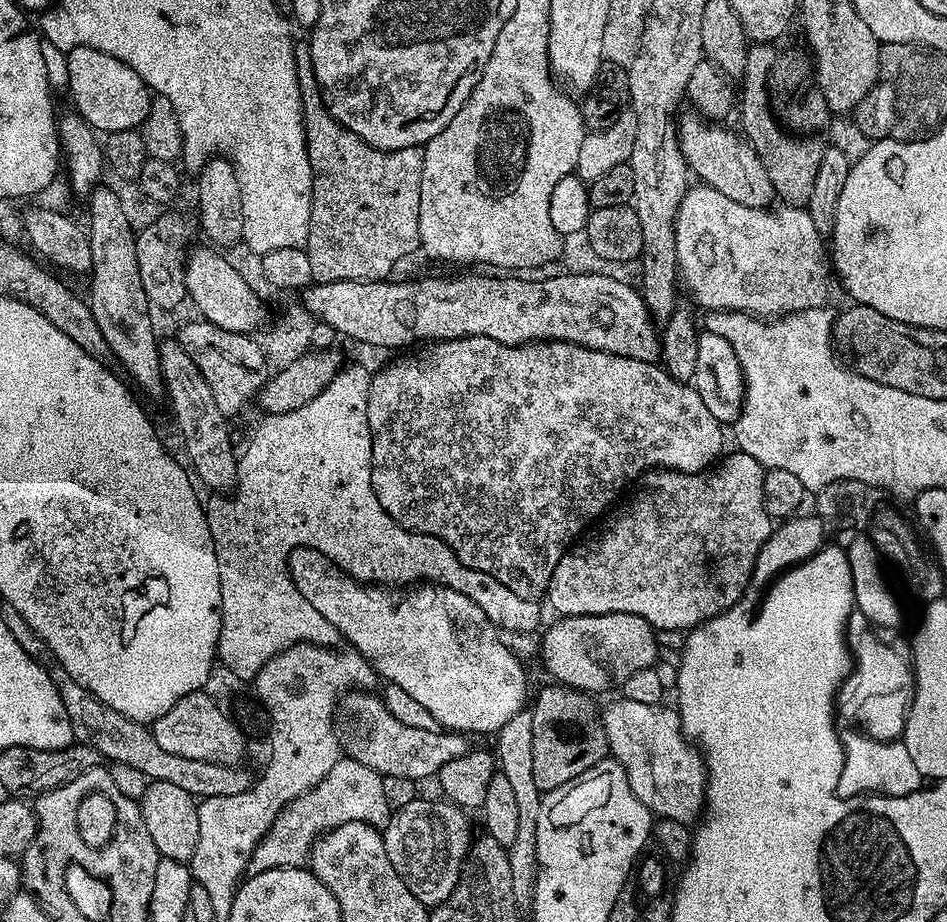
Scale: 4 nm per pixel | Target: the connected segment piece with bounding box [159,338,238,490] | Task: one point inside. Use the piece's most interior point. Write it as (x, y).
(204, 428)

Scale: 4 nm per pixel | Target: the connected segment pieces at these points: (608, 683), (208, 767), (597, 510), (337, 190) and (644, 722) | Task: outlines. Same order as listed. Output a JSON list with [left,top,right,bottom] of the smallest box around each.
[[540,612,660,694],[54,667,254,800],[368,336,725,600],[295,39,424,284],[603,698,708,826]]

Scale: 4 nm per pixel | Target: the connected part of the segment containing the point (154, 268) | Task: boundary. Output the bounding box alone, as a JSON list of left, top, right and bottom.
[136,212,193,308]

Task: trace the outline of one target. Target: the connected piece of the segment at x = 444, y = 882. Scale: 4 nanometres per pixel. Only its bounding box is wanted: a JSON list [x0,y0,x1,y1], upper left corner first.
[382,798,474,906]

